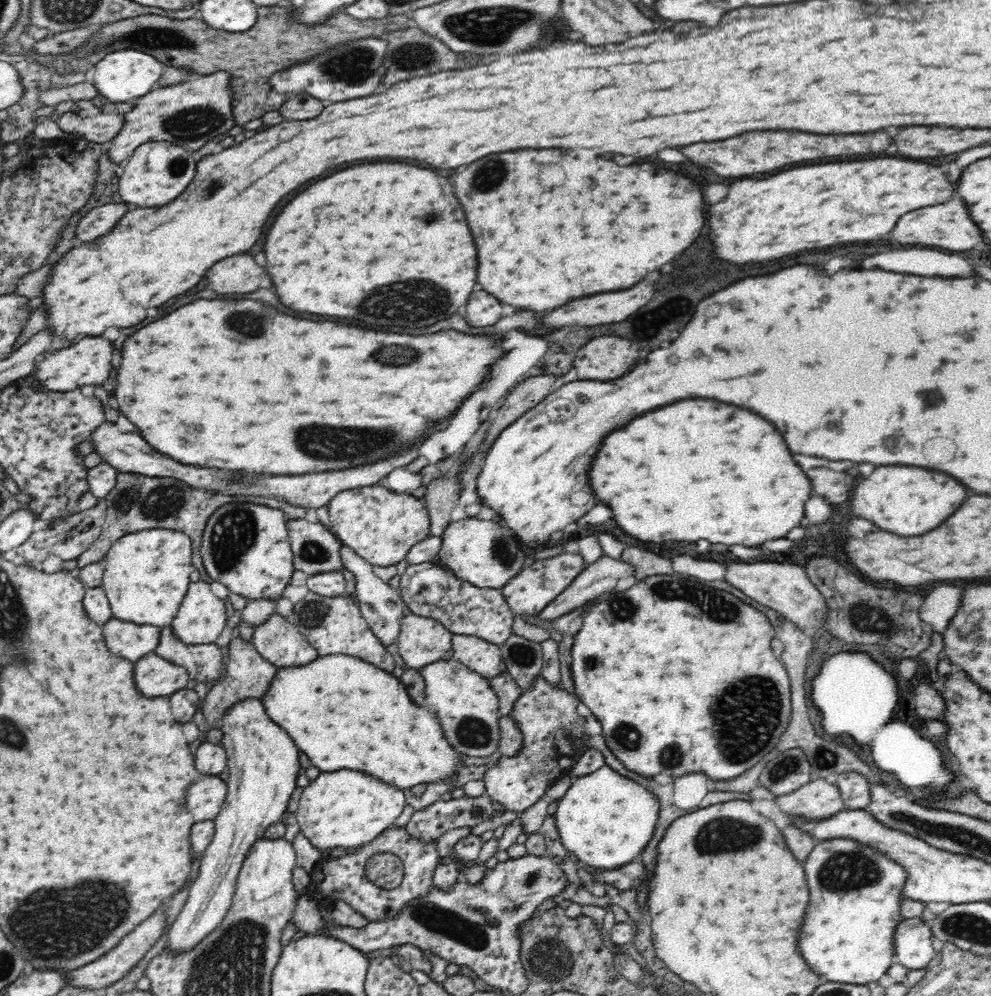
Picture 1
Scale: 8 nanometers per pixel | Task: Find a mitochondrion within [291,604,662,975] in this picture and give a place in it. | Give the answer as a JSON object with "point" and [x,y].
{"point":[438,919]}

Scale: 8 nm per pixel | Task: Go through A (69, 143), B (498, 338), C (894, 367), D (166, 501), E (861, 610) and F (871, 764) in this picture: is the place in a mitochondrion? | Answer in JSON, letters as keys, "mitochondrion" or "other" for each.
{"A":"other","B":"other","C":"other","D":"mitochondrion","E":"mitochondrion","F":"other"}

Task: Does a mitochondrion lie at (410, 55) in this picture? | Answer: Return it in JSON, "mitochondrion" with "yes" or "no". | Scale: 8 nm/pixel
{"mitochondrion":"yes"}

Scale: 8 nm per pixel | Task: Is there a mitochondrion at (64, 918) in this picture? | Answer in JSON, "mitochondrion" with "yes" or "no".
{"mitochondrion":"yes"}

